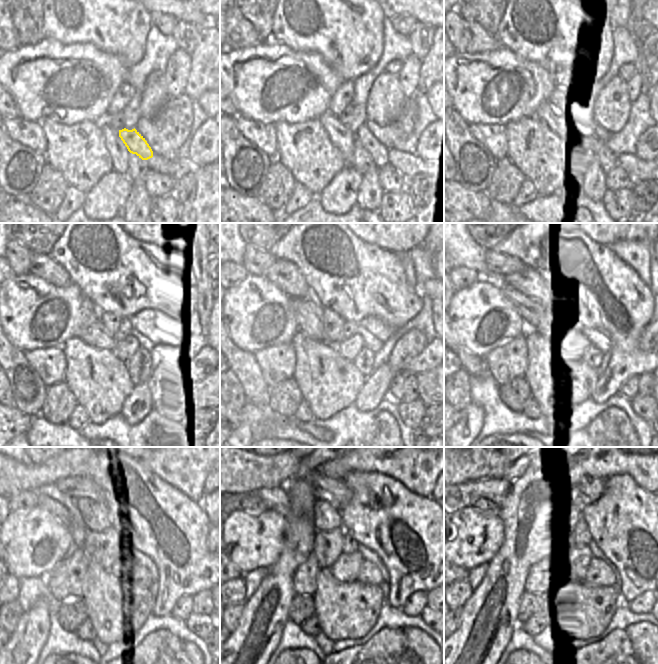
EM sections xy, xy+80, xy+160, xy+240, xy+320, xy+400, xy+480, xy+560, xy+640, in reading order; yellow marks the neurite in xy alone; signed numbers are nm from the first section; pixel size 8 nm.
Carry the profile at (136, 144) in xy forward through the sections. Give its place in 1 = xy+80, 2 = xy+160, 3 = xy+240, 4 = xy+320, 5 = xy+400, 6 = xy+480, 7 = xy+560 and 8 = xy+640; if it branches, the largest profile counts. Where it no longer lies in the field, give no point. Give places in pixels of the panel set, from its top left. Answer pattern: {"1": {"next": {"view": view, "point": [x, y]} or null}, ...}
{"1": {"next": {"view": "xy+80", "point": [380, 155]}}, "2": {"next": {"view": "xy+160", "point": [607, 159]}}, "3": {"next": {"view": "xy+240", "point": [155, 383]}}, "4": {"next": {"view": "xy+320", "point": [396, 388]}}, "5": {"next": {"view": "xy+400", "point": [628, 389]}}, "6": {"next": {"view": "xy+480", "point": [184, 607]}}, "7": {"next": {"view": "xy+560", "point": [415, 604]}}, "8": {"next": {"view": "xy+640", "point": [644, 603]}}}

